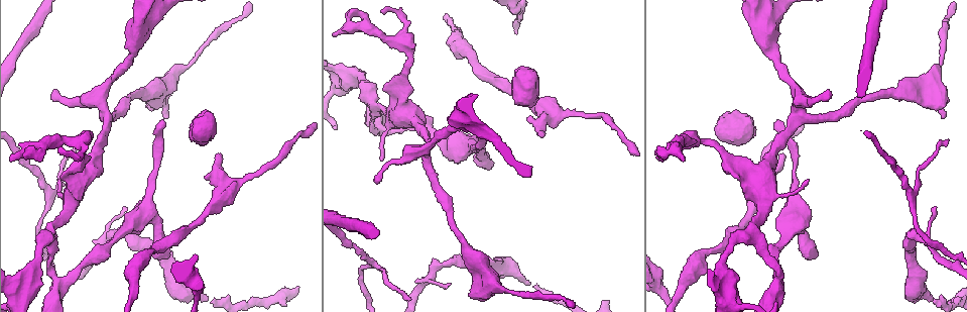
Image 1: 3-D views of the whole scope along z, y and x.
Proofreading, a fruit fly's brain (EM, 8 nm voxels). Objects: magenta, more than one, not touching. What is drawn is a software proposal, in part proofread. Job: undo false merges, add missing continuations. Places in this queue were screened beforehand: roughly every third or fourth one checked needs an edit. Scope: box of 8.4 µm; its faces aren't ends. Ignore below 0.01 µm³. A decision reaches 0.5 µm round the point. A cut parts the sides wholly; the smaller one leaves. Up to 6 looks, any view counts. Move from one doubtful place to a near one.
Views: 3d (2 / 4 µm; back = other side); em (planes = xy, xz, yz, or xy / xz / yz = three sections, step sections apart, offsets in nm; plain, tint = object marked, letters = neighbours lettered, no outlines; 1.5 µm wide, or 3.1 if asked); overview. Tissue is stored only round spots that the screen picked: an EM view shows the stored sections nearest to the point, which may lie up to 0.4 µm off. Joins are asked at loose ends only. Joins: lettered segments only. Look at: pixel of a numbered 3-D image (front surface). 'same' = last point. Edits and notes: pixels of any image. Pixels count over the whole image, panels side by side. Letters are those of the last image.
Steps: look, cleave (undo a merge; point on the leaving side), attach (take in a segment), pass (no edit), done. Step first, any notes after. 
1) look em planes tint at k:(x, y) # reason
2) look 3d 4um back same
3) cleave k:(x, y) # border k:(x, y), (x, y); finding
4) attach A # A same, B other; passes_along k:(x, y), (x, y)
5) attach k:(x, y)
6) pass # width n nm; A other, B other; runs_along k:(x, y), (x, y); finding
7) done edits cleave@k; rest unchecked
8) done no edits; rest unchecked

look 3d 2um at 1:(777, 282) # narrows sharply

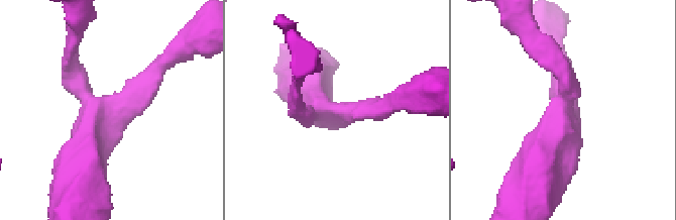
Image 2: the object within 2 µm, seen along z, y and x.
look em xy step 4 letters at 2:(96, 109) # arms 3

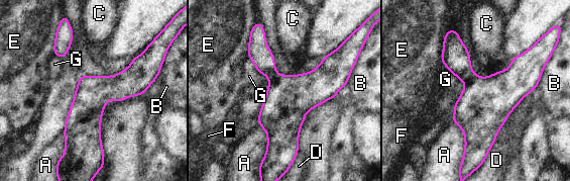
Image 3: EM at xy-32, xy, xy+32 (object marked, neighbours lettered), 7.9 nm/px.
look em planes letters same # another direction

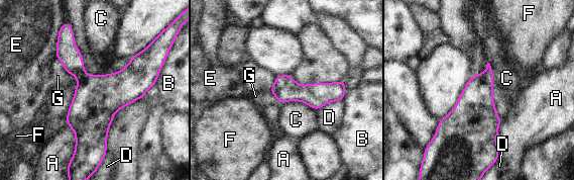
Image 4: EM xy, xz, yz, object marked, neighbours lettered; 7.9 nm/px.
cleave 4:(475, 110) # width 190 nm; A other, B other, C other, D other, E other, F other, G other; border 4:(481, 74), (492, 86); a second neuron is stuck on

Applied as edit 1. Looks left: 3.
look overview

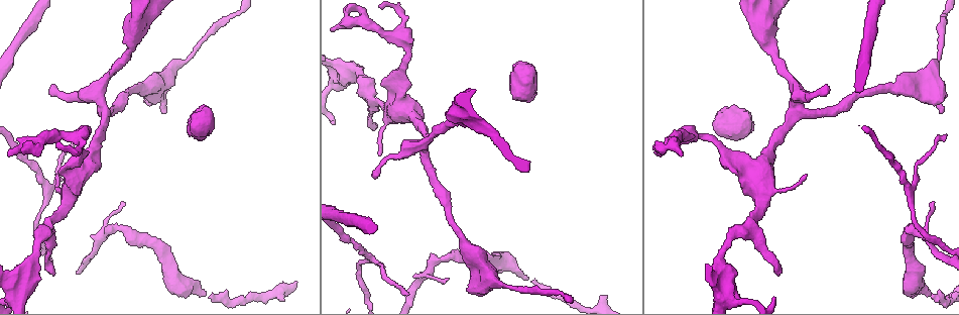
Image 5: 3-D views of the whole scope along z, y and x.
look em planes tint at 5:(911, 228) # abrupt turn

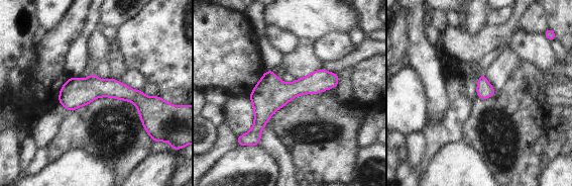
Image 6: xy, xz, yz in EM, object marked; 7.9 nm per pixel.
look em planes letters same

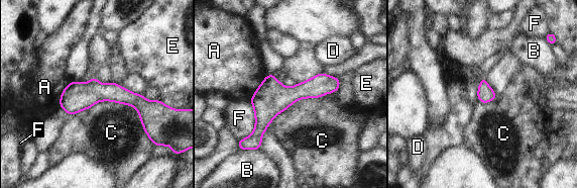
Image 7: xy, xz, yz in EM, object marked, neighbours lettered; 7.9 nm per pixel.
pass # A other, B other, C other, D other, E other, F other; runs_along 7:(337, 81), (285, 96), (252, 140); all the same neuron

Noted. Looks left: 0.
done edits cleave@4; rest unchecked

